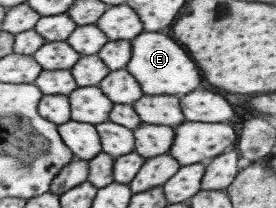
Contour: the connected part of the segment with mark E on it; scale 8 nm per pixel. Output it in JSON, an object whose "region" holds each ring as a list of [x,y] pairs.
{"region":[[[143,31],[132,39],[131,60],[126,65],[126,70],[133,74],[145,95],[175,95],[183,97],[195,91],[201,83],[201,75],[193,59],[167,35],[159,31]]]}

